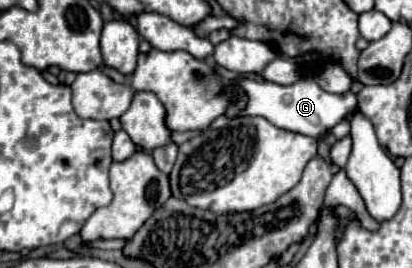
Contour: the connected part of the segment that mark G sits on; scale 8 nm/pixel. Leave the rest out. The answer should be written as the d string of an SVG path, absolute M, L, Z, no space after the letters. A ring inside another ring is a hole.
M241 78L241 80L237 80L237 84L249 96L247 108L241 114L263 116L279 128L285 128L291 132L301 132L301 134L307 134L313 138L325 136L337 122L343 120L343 116L347 112L353 112L357 108L357 98L353 92L347 92L345 96L329 94L313 78L299 78L291 86L281 86L281 84L273 84L273 82L257 82L257 80L249 80L249 78Z

